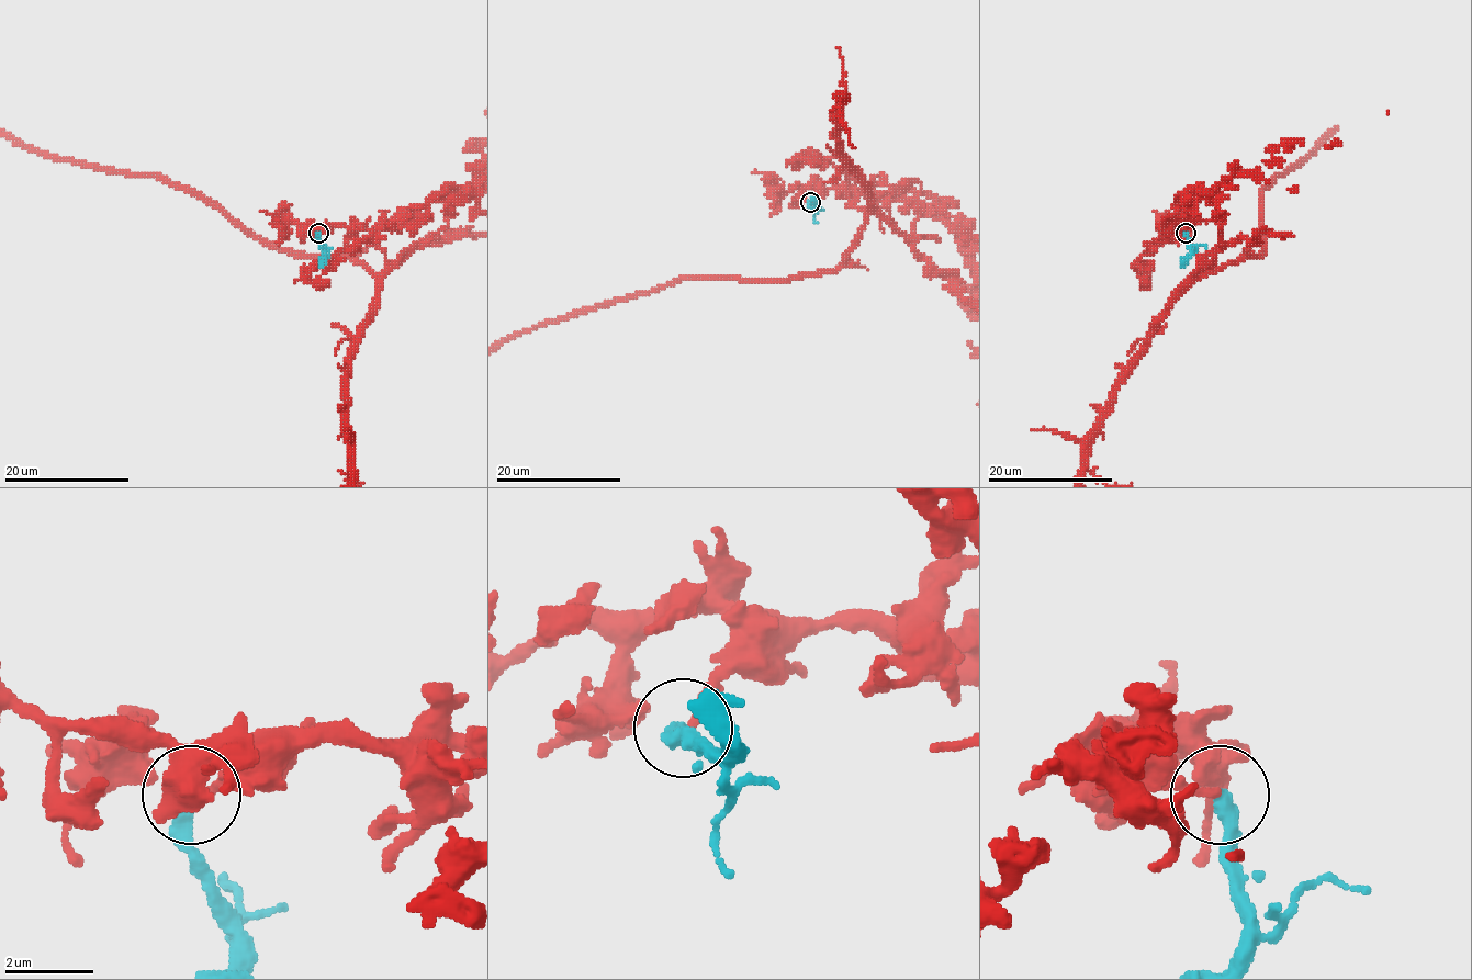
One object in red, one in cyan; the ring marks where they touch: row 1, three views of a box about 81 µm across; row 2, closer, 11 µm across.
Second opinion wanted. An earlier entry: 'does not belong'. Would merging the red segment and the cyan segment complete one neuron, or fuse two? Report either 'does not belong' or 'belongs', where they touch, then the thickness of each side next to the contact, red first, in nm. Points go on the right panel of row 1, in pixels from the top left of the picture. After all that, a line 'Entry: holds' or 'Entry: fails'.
does not belong; at (1186, 233); 180 nm thick on the red side, 400 nm on the other
Entry: holds

